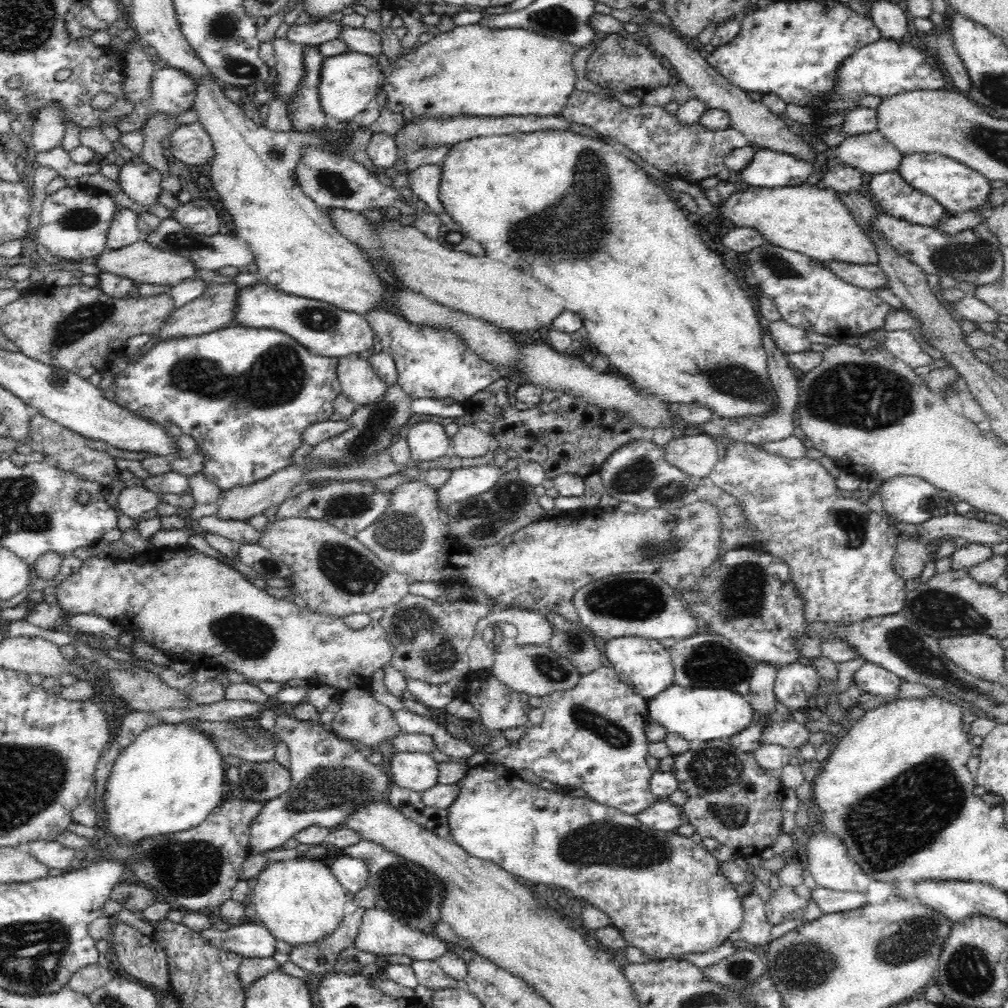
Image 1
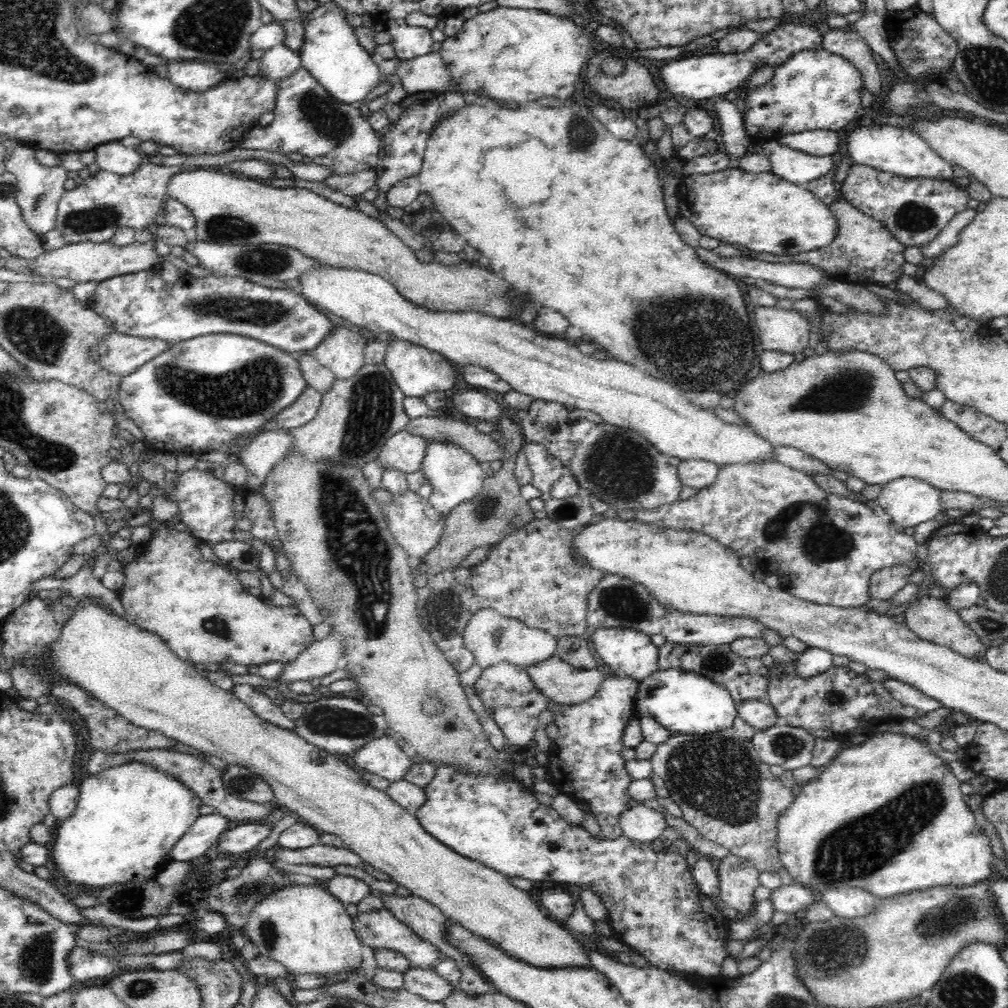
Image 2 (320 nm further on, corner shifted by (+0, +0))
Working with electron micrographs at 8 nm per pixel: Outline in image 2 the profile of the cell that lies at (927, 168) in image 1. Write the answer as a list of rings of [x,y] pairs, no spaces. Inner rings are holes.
[[[890,124],[859,126],[843,136],[845,148],[856,164],[868,165],[905,179],[954,180],[952,165],[936,154],[927,140],[904,128]]]

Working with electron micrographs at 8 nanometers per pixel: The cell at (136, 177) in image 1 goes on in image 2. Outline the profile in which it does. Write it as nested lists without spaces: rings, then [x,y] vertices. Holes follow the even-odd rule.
[[[119,141],[98,145],[95,149],[94,168],[128,176],[145,161],[139,149],[126,147]]]

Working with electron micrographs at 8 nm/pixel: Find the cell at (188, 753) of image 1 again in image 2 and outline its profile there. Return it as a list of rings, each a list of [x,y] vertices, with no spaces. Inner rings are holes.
[[[125,761],[124,764],[113,765],[82,780],[74,814],[57,825],[50,859],[54,860],[56,870],[66,882],[90,890],[112,884],[153,880],[169,862],[164,860],[165,853],[199,818],[201,806],[200,798],[176,773],[163,772],[148,761]]]

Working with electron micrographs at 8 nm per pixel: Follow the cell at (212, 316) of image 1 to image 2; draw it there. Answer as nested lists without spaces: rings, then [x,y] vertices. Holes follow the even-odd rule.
[[[116,331],[100,342],[97,363],[111,375],[121,378],[132,374],[140,365],[156,358],[171,346],[171,341],[126,336]]]

